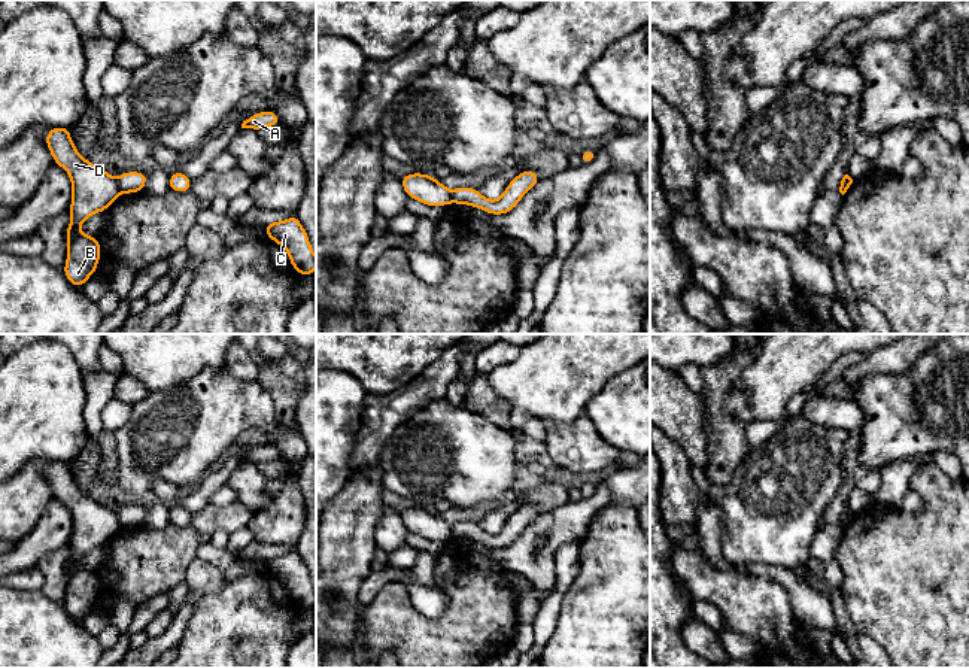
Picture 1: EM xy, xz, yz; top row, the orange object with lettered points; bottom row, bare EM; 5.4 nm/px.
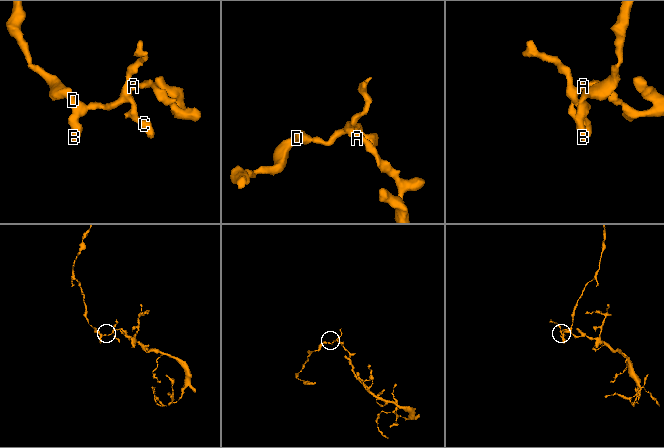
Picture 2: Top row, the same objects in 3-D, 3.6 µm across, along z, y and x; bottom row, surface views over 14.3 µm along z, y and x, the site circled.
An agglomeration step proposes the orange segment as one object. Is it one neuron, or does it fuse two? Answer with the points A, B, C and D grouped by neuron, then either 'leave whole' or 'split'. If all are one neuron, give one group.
A C / B D; split

